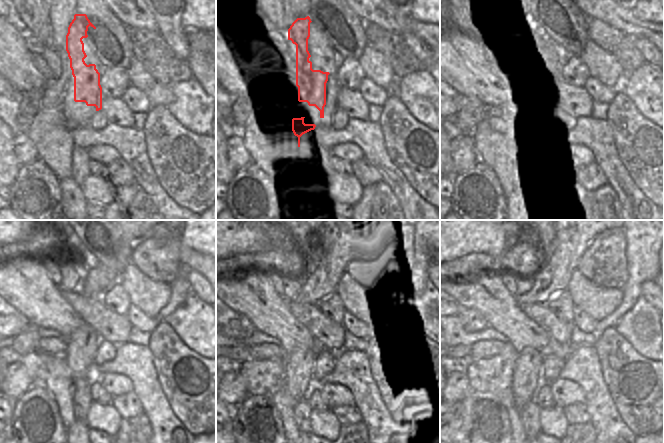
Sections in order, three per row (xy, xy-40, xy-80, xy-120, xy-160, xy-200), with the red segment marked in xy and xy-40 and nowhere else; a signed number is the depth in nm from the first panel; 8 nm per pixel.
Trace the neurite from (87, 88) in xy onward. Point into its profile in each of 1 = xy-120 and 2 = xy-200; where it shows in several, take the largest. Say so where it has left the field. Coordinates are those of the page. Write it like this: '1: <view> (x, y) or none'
1: xy-120 (78, 359)
2: xy-200 (527, 377)

